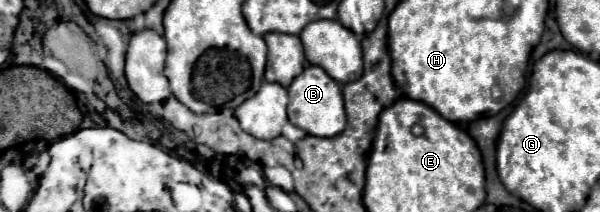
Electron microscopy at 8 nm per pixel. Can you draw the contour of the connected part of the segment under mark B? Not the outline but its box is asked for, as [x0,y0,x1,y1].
[288,65,346,137]

